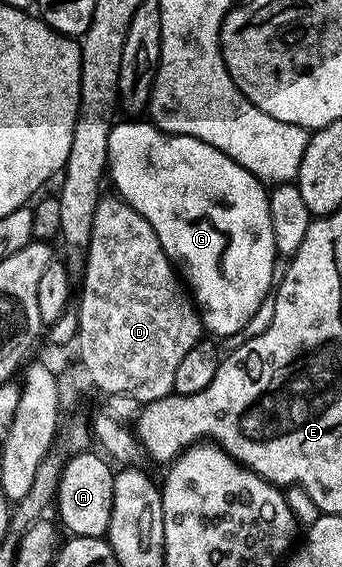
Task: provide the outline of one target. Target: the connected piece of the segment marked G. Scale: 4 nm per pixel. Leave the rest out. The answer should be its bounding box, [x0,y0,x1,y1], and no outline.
[107,123,277,338]

